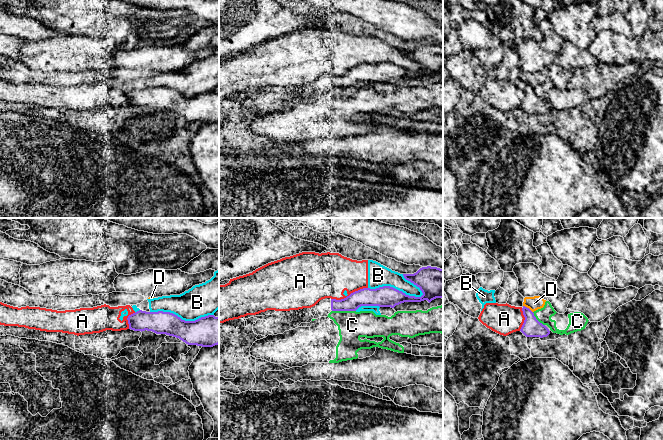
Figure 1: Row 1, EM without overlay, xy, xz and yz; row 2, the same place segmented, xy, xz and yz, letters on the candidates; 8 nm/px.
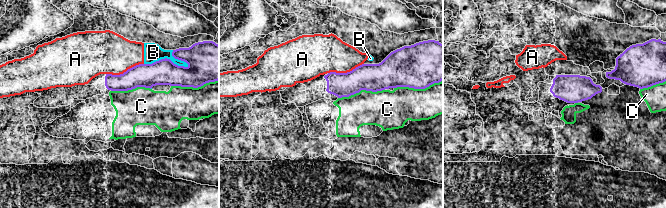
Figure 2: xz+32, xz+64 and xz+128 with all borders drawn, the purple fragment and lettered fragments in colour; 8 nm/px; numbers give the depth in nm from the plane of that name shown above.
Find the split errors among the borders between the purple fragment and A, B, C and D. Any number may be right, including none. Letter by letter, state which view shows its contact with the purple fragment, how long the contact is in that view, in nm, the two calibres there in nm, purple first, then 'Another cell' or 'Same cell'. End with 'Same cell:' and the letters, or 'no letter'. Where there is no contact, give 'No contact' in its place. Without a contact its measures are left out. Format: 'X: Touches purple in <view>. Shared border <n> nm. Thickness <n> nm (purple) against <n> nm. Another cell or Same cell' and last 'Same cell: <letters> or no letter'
A: Touches purple in xz. Shared border 320 nm. Thickness 150 nm (purple) against 360 nm. Another cell
B: Touches purple in xz. Shared border 460 nm. Thickness 180 nm (purple) against 180 nm. Another cell
C: Touches purple in xz. Shared border 190 nm. Thickness 140 nm (purple) against 240 nm. Another cell
D: Touches purple in yz. Shared border 100 nm. Thickness 150 nm (purple) against 110 nm. Another cell
Same cell: no letter

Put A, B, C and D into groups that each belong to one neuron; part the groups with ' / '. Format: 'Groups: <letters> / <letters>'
Groups: A B / C / D

